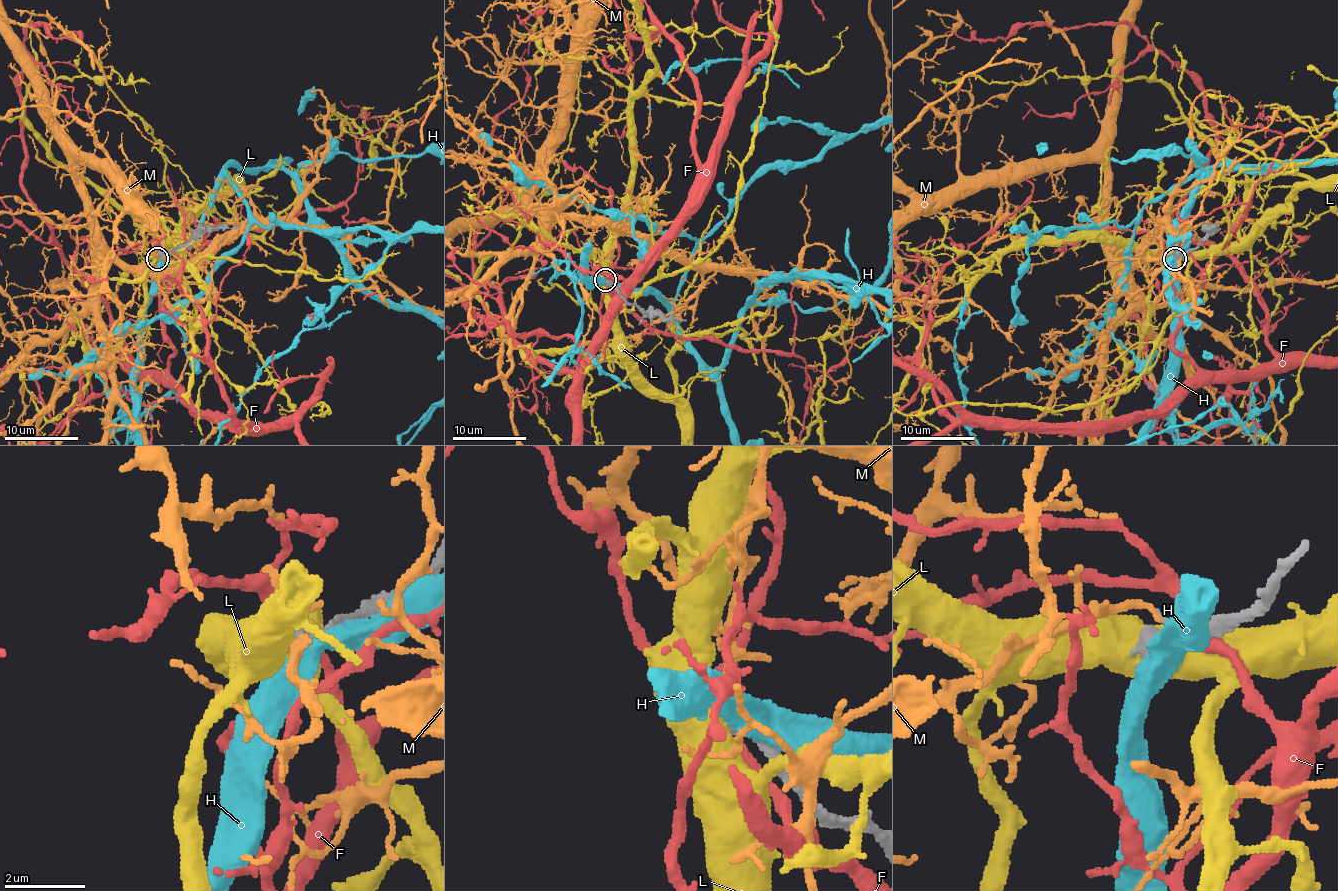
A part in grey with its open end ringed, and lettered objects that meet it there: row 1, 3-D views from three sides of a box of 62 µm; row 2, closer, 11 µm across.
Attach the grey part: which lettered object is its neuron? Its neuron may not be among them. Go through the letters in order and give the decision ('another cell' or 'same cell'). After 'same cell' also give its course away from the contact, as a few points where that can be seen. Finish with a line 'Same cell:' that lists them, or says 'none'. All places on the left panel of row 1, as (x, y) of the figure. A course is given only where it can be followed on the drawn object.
F: another cell
H: another cell
L: another cell
M: another cell
Same cell: none

